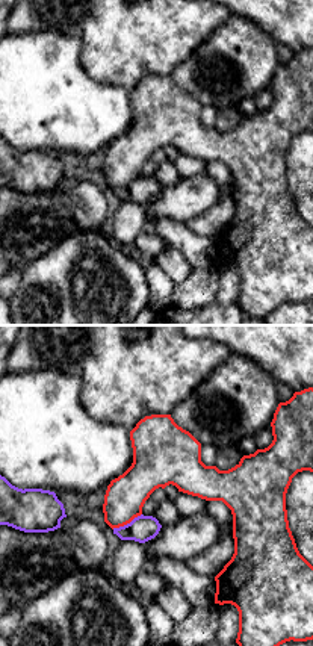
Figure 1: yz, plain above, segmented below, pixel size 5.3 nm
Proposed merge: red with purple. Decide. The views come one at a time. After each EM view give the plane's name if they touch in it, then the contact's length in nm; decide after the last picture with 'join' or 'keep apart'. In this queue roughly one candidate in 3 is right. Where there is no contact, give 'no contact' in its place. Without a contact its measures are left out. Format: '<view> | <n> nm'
yz | 180 nm

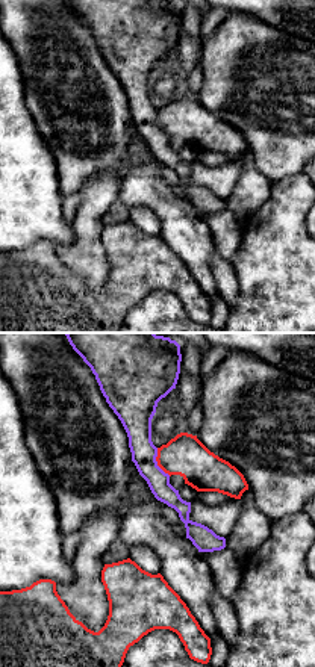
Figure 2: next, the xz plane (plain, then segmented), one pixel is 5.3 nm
xz | 170 nm

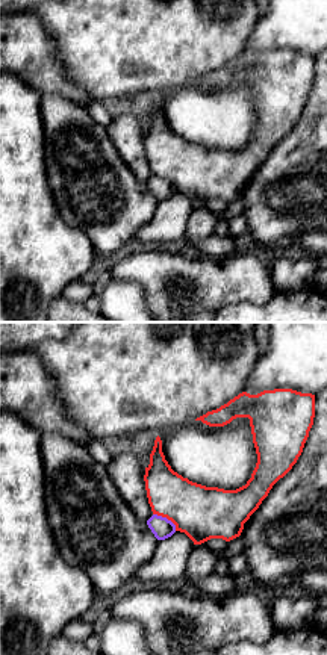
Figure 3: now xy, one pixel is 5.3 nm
xy | 160 nm

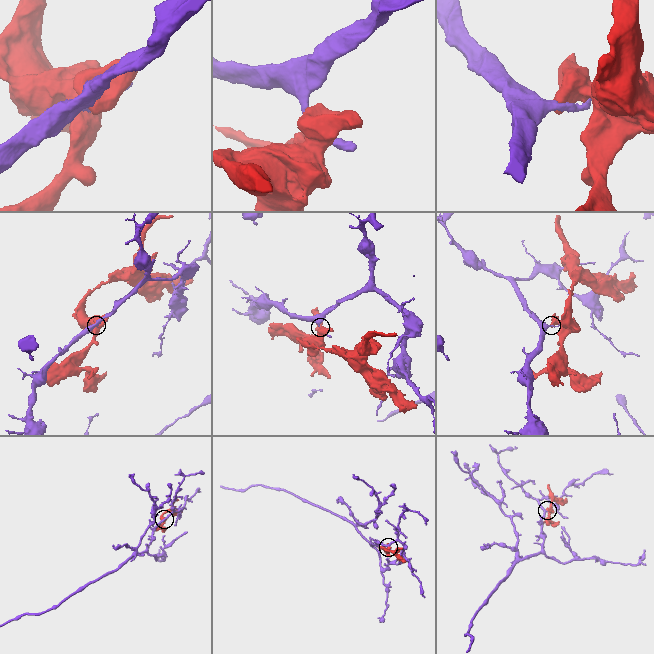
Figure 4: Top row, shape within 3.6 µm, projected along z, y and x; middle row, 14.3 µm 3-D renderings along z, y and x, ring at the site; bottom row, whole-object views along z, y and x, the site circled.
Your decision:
keep apart

